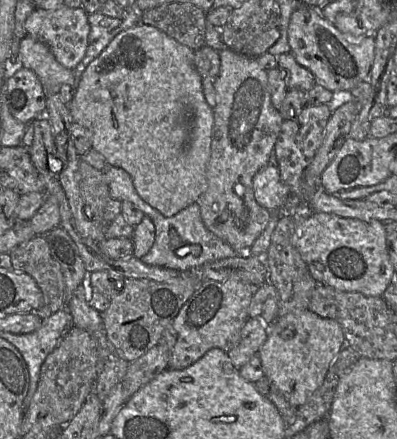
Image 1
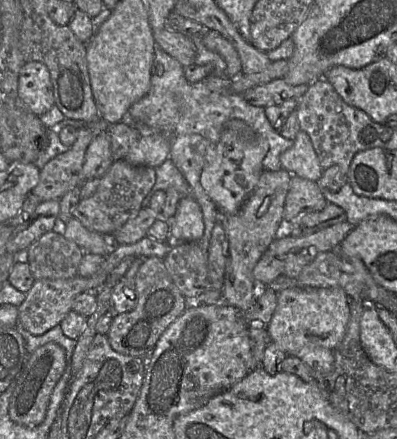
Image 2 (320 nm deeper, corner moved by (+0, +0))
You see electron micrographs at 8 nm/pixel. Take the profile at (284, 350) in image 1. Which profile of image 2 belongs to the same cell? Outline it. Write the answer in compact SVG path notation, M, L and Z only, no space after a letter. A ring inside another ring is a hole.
M290 287L278 292L277 307L267 329L269 342L288 356L324 347L334 350L343 340L350 316L350 298L340 287Z

